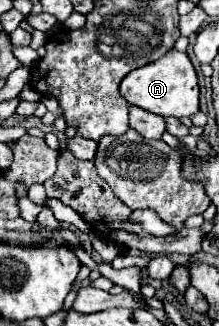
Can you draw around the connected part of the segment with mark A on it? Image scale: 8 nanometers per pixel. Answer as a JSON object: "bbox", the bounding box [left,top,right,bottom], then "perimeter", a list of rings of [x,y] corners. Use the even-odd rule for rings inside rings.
{"bbox":[120,50,200,118],"perimeter":[[[170,50],[168,54],[164,54],[162,58],[158,58],[152,64],[146,64],[144,68],[136,68],[132,70],[120,84],[120,92],[122,96],[132,104],[132,106],[140,106],[152,114],[158,116],[174,116],[174,118],[182,118],[182,116],[194,116],[200,108],[198,108],[198,76],[196,70],[190,62],[190,58],[186,56],[186,52],[178,52],[178,50]]]}

